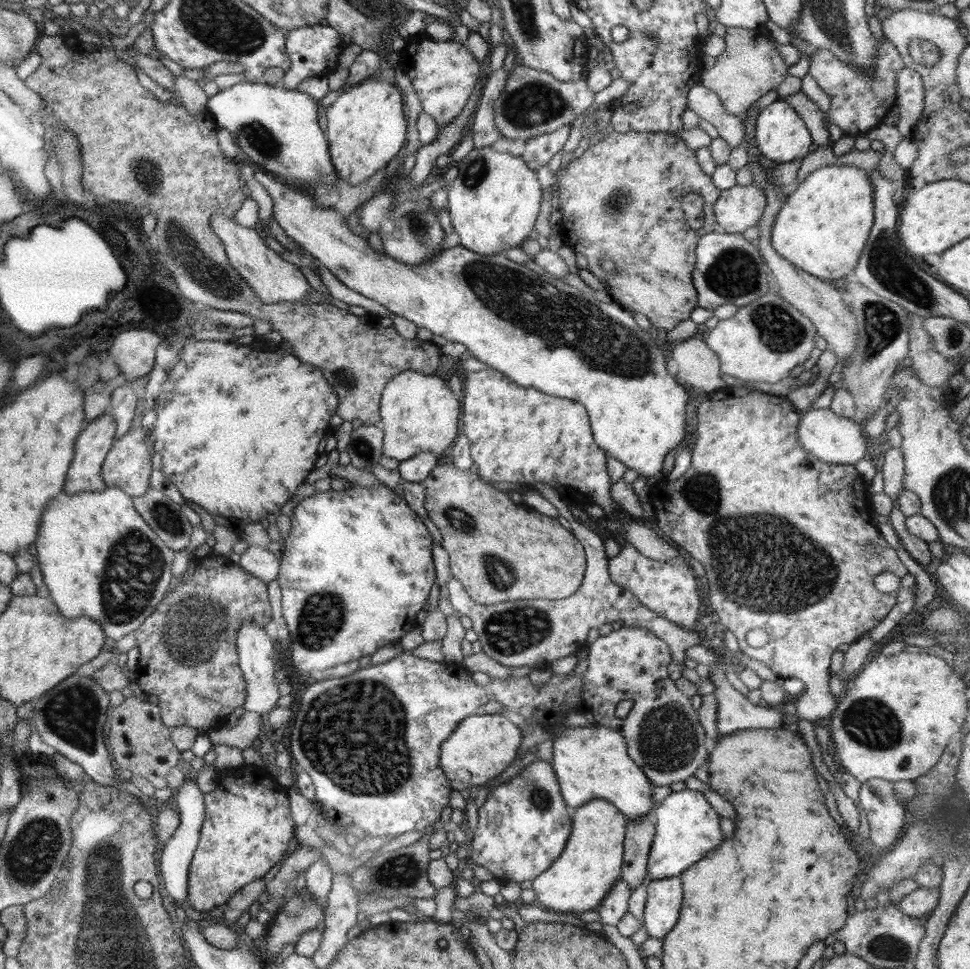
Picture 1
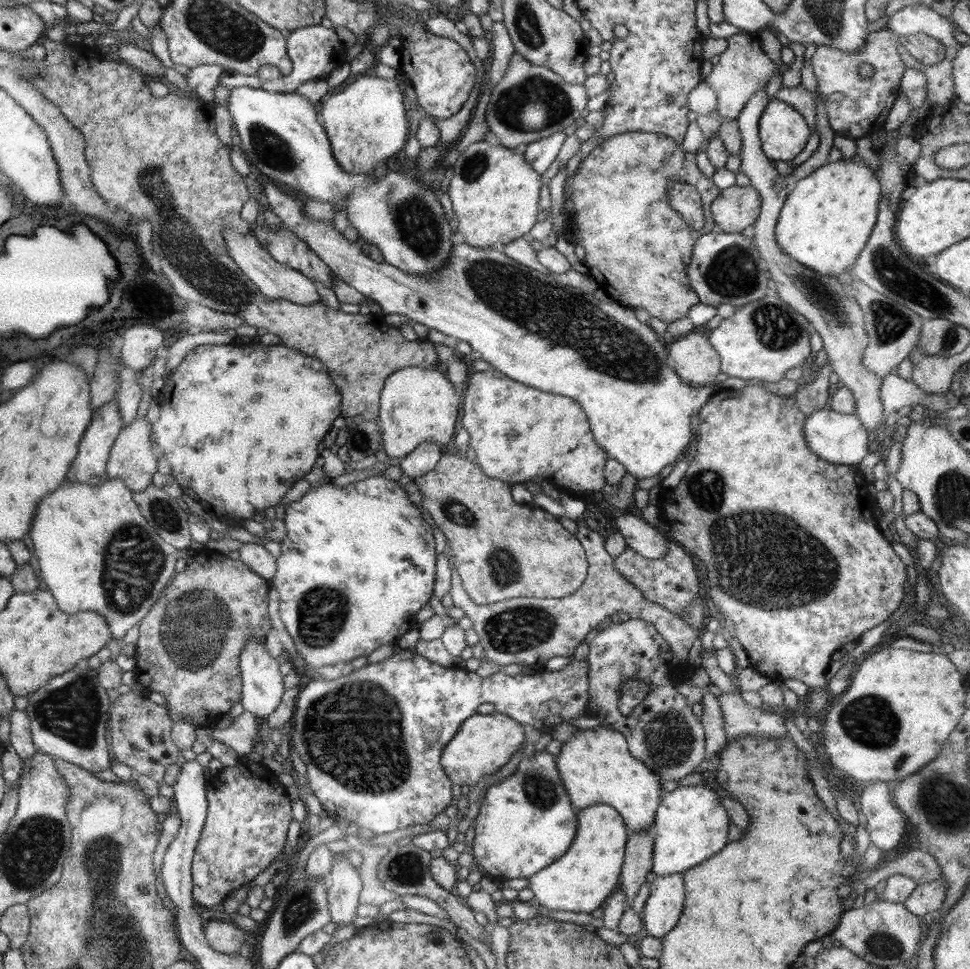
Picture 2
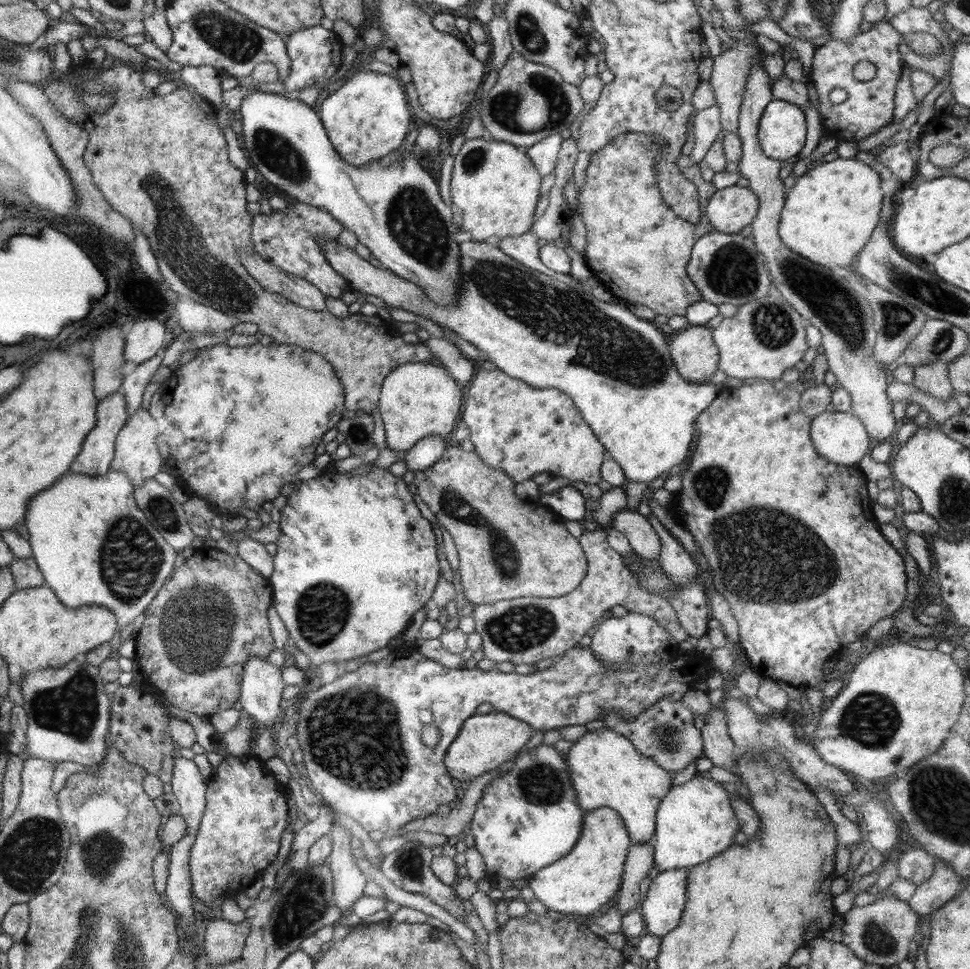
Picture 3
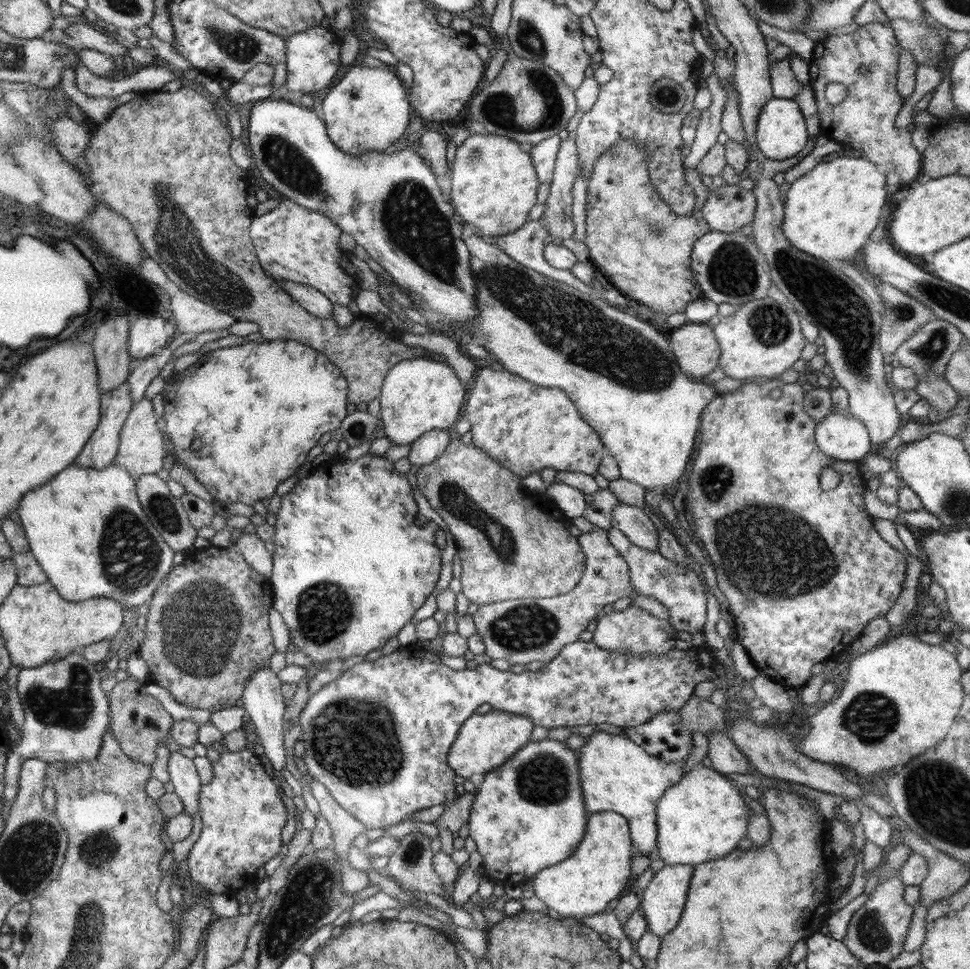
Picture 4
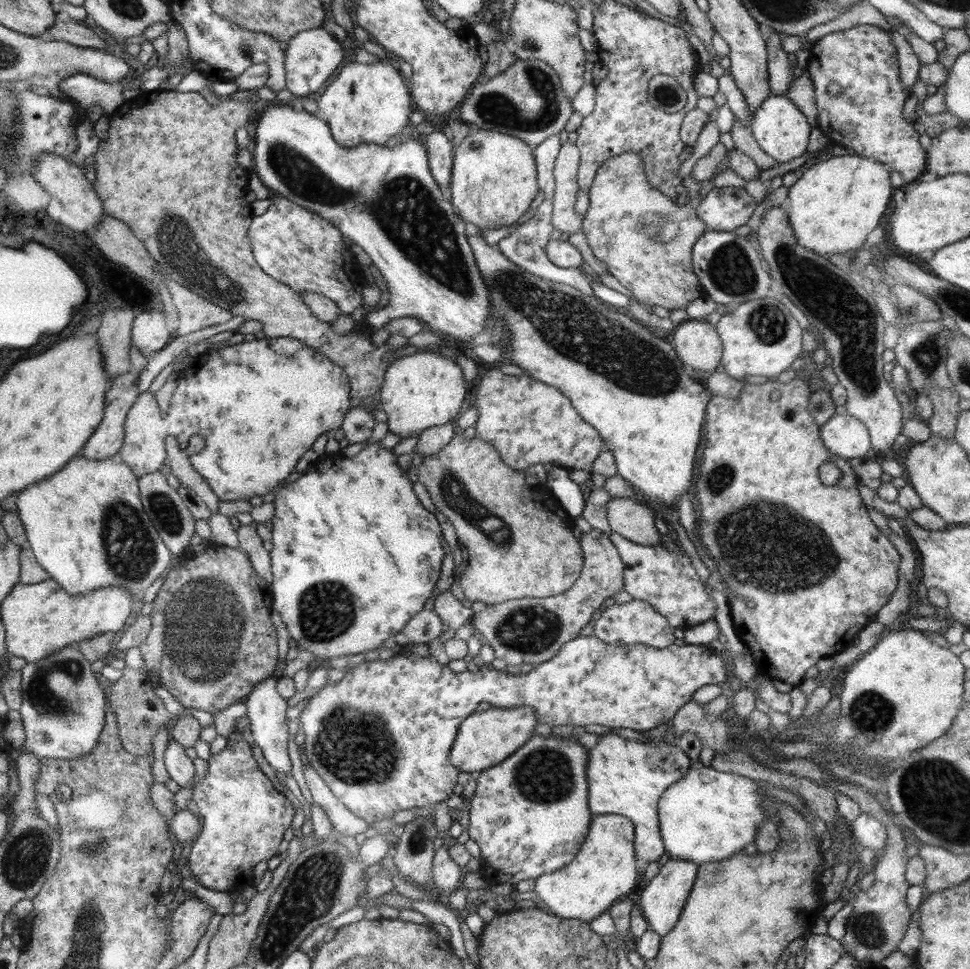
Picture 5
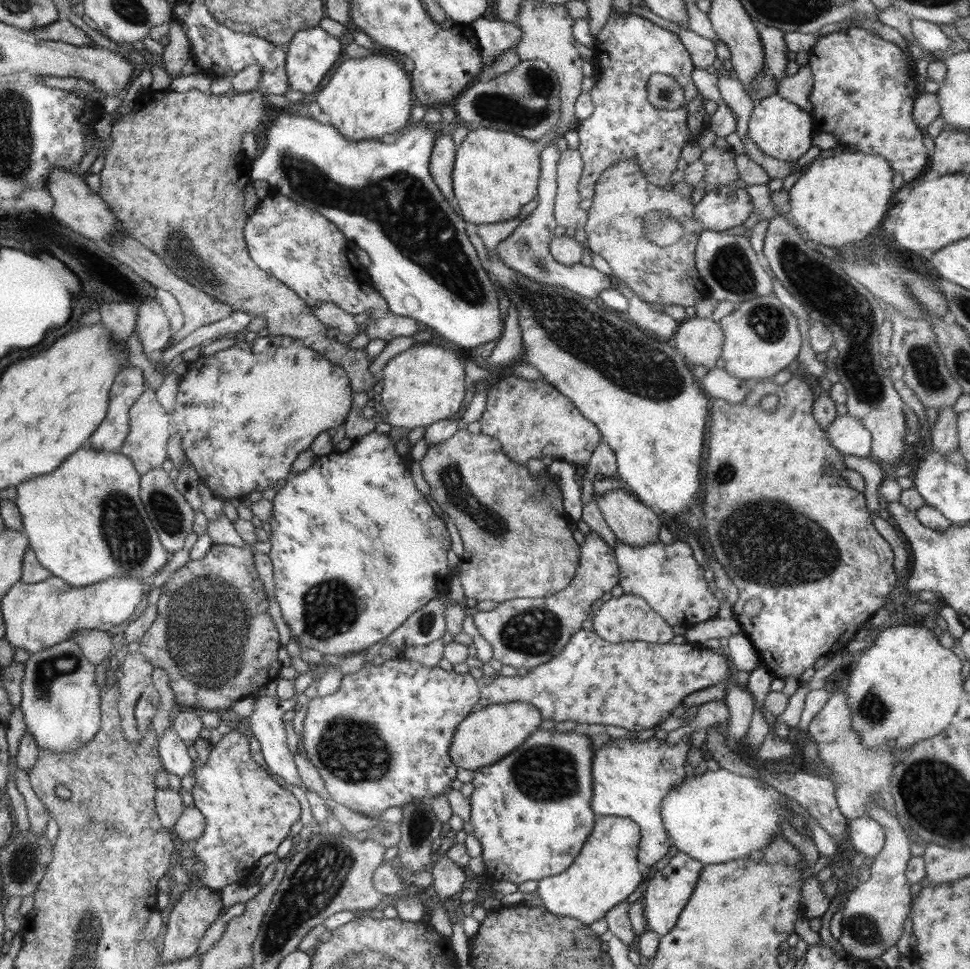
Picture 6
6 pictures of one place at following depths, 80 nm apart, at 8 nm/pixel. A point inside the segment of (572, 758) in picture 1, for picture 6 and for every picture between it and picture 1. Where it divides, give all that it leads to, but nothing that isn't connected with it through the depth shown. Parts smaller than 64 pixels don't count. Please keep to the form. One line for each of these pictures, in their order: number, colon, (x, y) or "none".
2: (595, 766)
3: (605, 769)
4: (616, 774)
5: (627, 778)
6: (629, 778)

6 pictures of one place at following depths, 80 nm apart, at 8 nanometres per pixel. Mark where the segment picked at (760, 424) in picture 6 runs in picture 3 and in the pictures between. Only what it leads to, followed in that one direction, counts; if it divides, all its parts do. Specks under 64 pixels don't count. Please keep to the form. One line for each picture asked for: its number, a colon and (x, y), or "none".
3: (791, 544)
4: (756, 478)
5: (818, 570)

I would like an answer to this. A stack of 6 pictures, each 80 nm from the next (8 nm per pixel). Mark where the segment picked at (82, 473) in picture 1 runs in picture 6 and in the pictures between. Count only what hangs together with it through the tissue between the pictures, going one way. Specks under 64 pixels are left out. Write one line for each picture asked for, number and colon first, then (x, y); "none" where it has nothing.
2: (88, 467)
3: (98, 449)
4: (99, 452)
5: (106, 440)
6: (128, 385)

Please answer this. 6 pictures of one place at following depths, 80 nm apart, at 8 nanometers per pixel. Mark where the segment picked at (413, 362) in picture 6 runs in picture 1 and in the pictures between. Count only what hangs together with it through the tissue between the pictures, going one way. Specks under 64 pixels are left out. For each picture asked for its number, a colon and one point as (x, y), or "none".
1: (419, 412)
2: (416, 405)
3: (417, 399)
4: (418, 394)
5: (422, 390)

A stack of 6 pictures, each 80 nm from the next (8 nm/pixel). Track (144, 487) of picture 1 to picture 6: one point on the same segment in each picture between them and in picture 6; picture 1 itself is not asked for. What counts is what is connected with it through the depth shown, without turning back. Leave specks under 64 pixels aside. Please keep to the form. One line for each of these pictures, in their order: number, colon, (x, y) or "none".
2: (133, 459)
3: (136, 451)
4: (140, 451)
5: (143, 449)
6: (150, 427)

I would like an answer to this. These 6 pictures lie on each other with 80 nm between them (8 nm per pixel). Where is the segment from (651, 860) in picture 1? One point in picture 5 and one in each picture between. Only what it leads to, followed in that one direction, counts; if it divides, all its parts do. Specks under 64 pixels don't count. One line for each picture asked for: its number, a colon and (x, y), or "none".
2: (691, 825)
3: (694, 821)
4: (702, 817)
5: (708, 815)

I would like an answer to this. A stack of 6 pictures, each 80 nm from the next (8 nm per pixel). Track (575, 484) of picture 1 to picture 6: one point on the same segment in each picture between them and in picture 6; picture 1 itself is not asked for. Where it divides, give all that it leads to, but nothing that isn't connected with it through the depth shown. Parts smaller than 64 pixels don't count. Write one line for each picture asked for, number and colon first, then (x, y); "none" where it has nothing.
2: (517, 432)
3: (523, 430)
4: (524, 427)
5: (528, 422)
6: (531, 419)

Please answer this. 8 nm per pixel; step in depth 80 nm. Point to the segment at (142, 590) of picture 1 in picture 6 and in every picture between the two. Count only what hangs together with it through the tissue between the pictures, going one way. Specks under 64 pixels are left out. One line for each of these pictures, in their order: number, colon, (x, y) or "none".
2: (89, 540)
3: (84, 531)
4: (86, 528)
5: (71, 522)
6: (70, 516)

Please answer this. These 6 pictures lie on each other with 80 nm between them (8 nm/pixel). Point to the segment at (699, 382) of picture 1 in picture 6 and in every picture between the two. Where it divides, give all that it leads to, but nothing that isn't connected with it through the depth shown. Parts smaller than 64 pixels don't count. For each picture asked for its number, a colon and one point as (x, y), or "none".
2: (697, 362)
3: (693, 352)
4: (694, 345)
5: (697, 343)
6: (700, 339)

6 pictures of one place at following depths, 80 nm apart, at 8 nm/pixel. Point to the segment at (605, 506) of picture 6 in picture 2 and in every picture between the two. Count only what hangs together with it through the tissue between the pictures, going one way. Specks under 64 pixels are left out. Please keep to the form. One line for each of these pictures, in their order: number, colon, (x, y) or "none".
2: (640, 536)
3: (643, 539)
4: (631, 520)
5: (634, 521)

